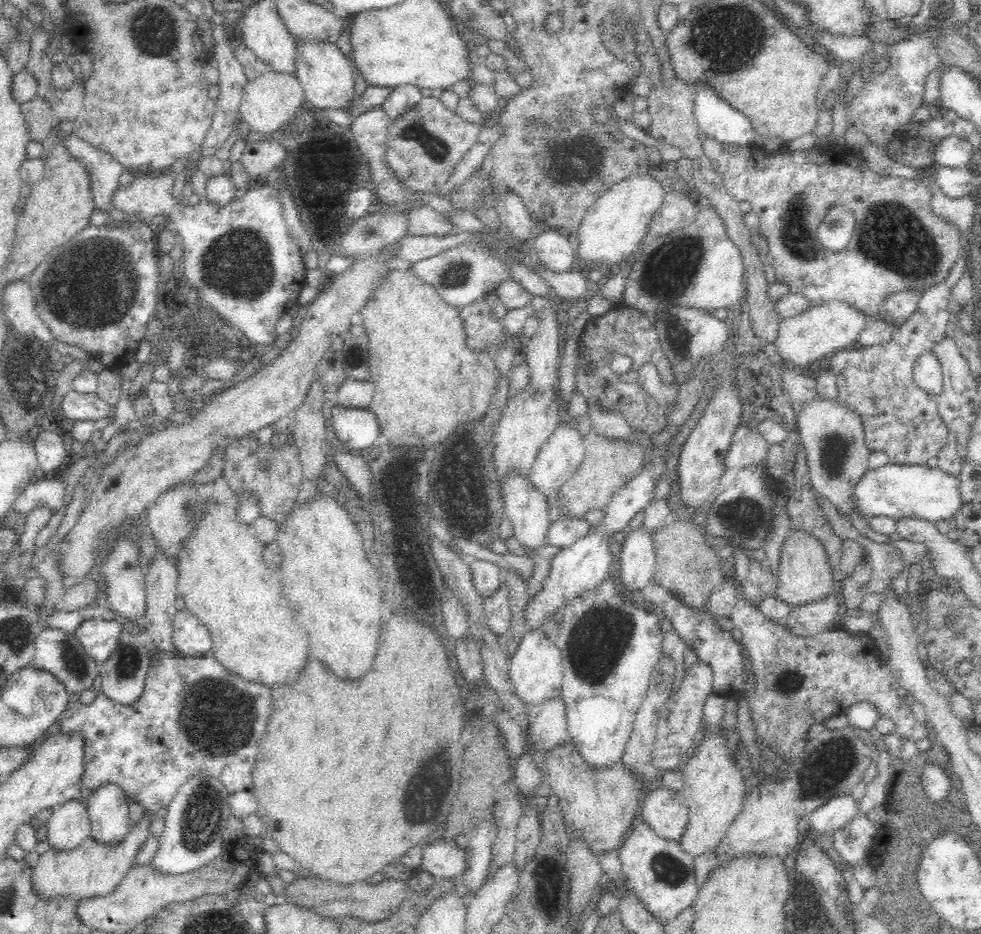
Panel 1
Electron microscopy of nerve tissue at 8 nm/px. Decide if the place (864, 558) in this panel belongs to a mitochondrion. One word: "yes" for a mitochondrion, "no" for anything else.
no

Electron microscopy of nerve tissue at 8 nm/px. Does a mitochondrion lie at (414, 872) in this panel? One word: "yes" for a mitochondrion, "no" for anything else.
no

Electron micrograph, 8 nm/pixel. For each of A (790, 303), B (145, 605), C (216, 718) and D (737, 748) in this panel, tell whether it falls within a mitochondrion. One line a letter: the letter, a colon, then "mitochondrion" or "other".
A: other
B: other
C: mitochondrion
D: other

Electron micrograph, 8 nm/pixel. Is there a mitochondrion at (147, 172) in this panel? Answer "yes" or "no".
no

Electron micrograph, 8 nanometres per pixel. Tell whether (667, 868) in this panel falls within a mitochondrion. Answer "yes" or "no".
yes

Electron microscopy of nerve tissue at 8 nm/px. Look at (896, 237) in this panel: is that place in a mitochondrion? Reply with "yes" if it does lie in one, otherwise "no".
yes

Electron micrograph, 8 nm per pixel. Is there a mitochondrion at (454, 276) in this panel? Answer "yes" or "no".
yes

